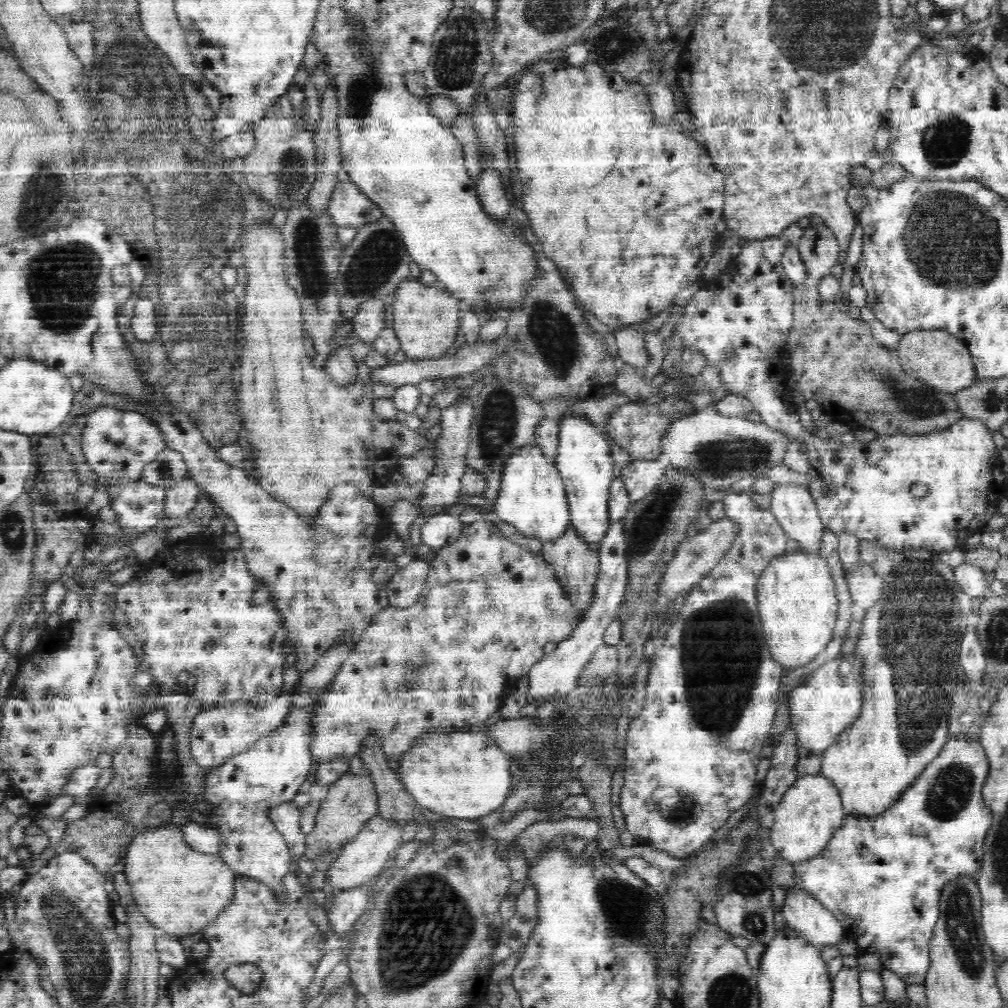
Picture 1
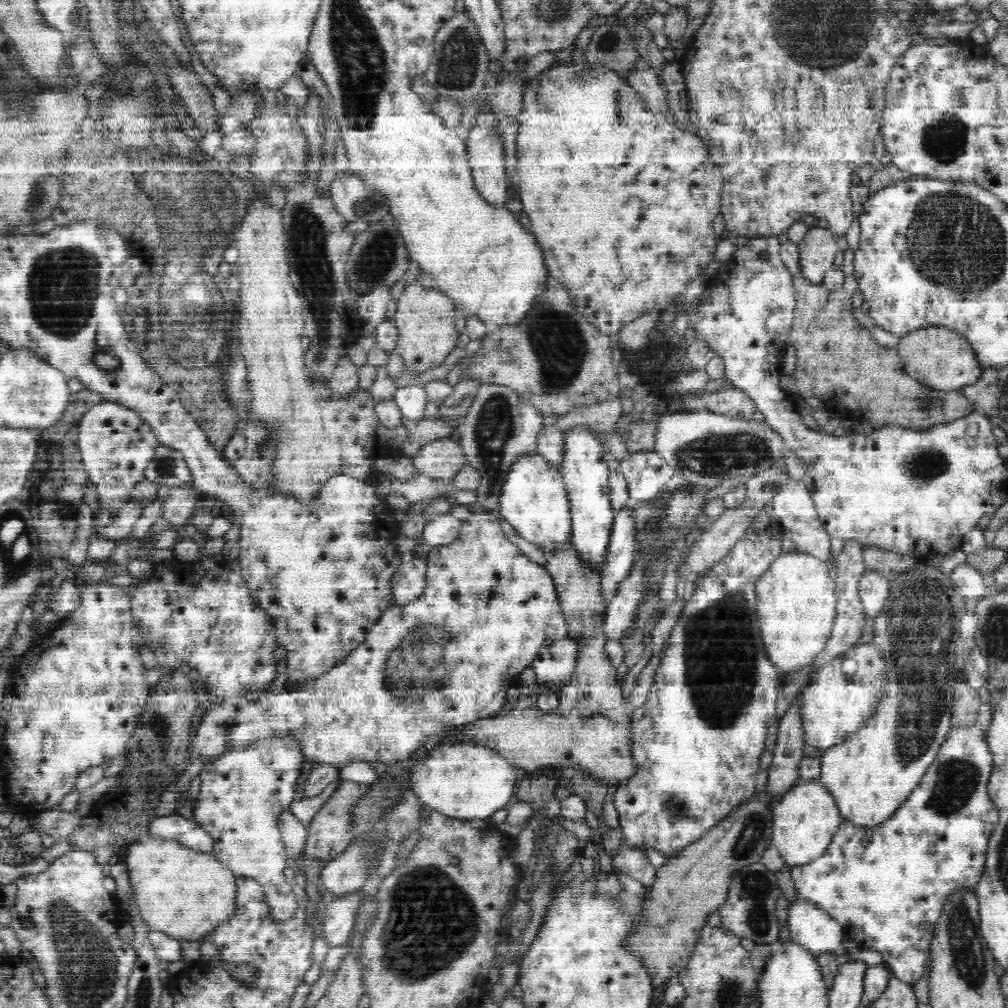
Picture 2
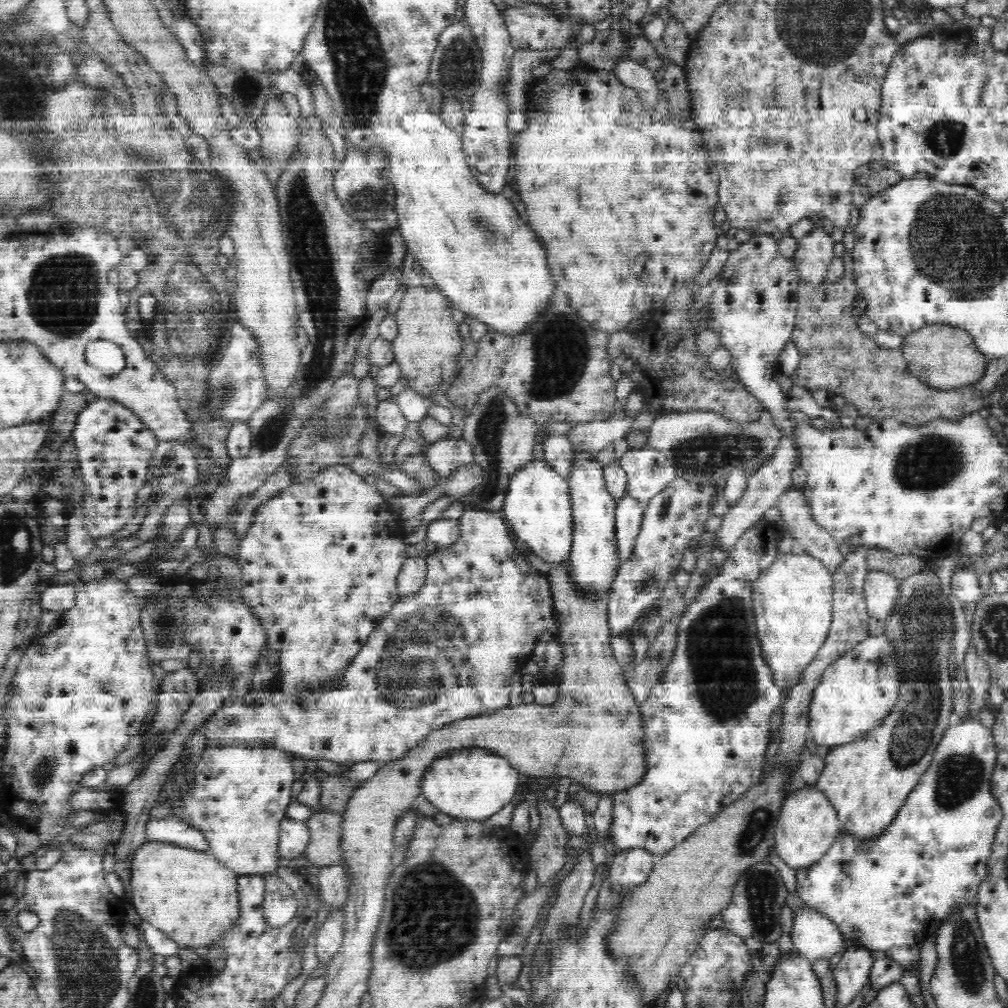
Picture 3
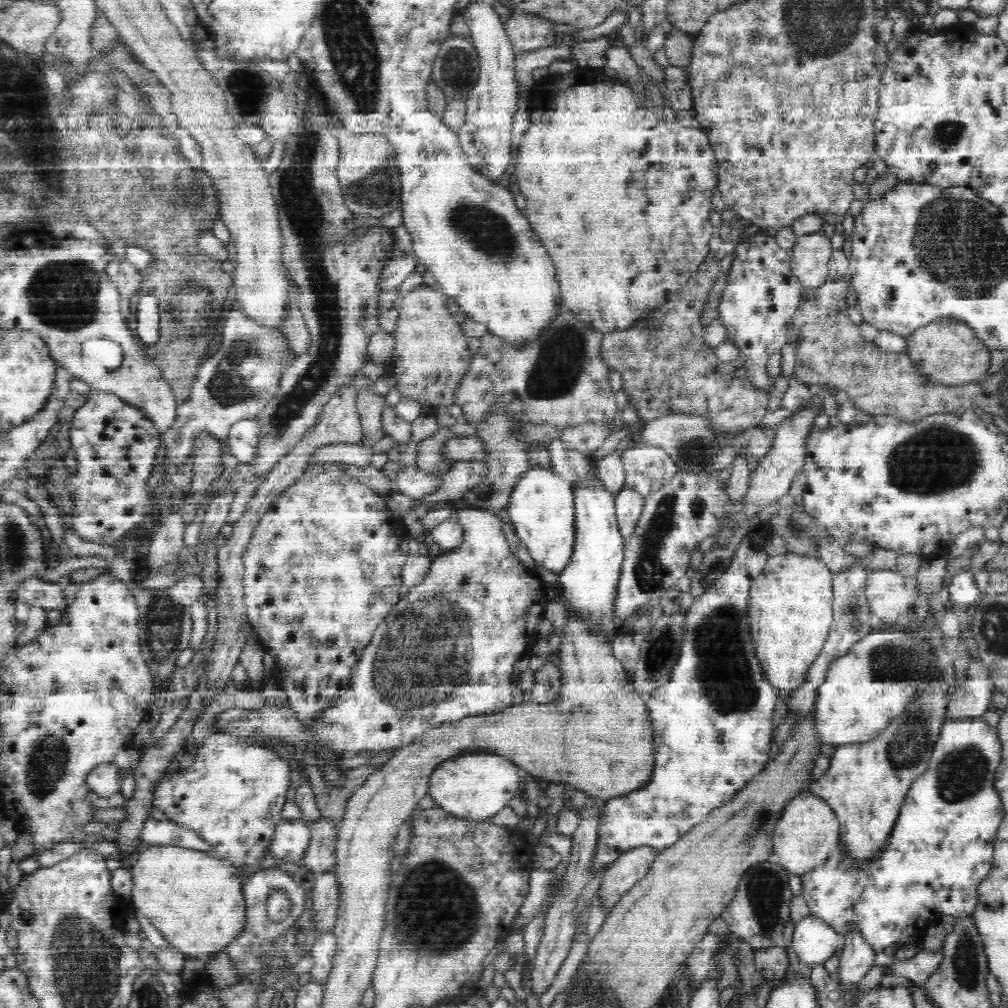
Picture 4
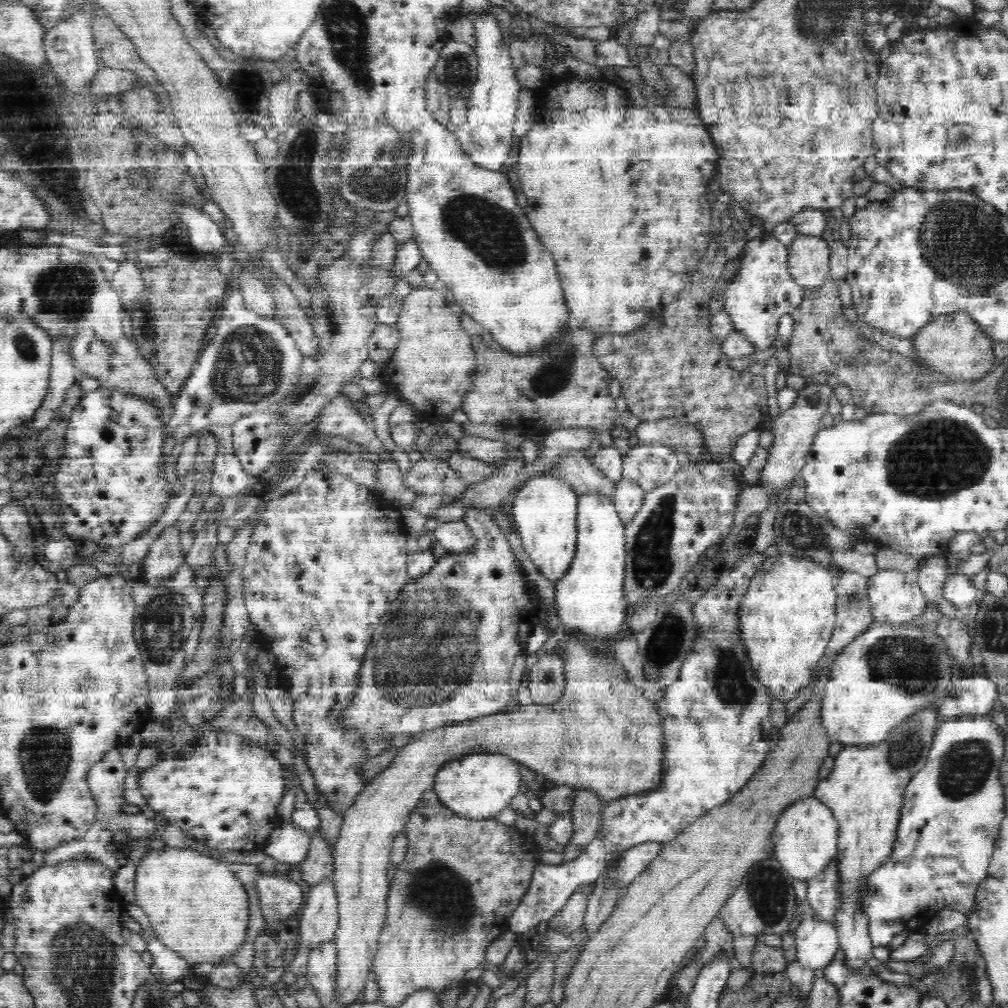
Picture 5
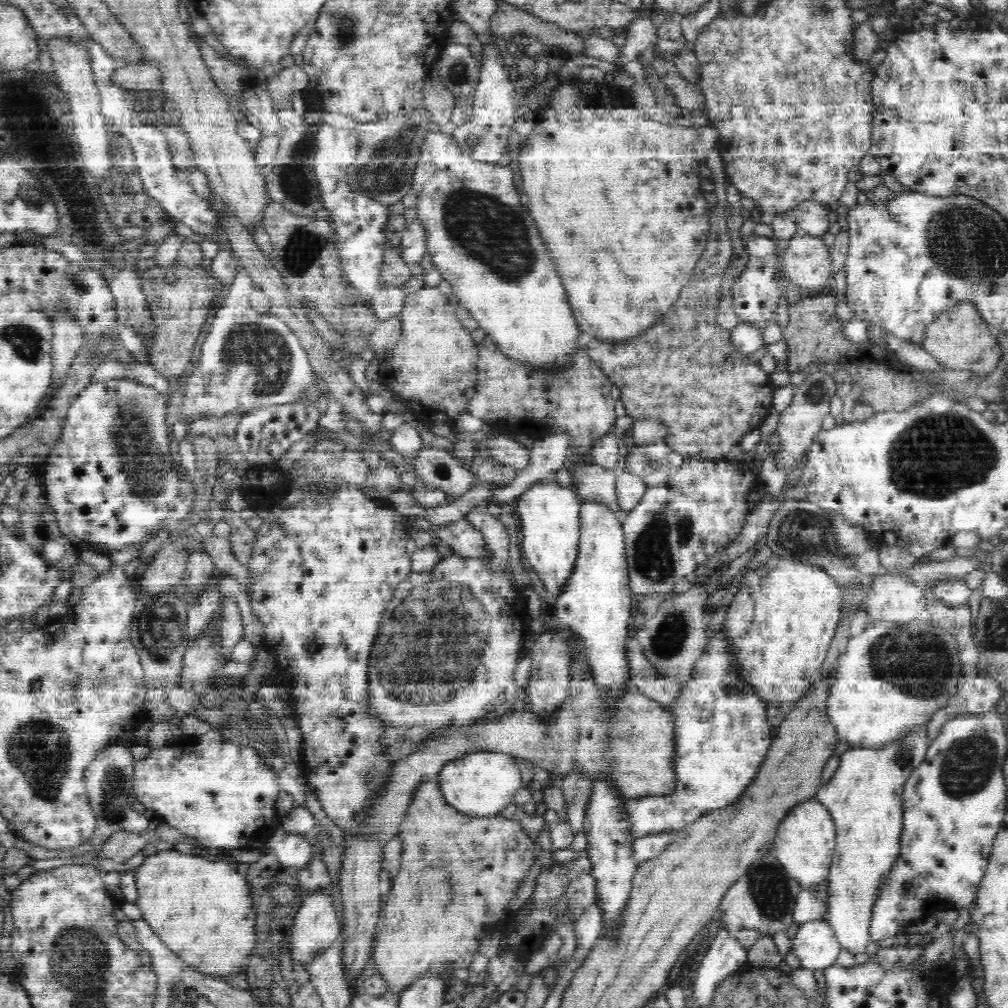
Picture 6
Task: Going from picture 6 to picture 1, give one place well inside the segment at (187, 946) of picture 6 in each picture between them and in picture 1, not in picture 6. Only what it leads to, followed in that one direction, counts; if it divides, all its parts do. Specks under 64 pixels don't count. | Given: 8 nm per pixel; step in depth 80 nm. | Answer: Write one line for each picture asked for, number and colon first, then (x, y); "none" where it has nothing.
1: (181, 891)
2: (188, 894)
3: (191, 896)
4: (195, 901)
5: (197, 906)

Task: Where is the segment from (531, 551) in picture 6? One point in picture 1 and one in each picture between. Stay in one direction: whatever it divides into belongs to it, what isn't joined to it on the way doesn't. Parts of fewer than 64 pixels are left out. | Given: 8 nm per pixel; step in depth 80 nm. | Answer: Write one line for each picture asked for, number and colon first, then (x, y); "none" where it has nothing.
1: (532, 498)
2: (535, 501)
3: (538, 507)
4: (542, 507)
5: (545, 511)

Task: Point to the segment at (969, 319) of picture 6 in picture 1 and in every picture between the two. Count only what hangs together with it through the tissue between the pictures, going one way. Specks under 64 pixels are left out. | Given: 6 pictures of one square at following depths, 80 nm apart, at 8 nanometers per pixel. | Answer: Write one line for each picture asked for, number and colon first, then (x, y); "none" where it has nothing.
1: (936, 357)
2: (939, 357)
3: (942, 355)
4: (948, 349)
5: (954, 343)

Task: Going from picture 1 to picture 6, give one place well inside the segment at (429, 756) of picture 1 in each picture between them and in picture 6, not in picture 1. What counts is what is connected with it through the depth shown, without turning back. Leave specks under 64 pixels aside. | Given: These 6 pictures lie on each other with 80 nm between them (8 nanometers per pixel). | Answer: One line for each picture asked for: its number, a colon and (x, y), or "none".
2: (467, 782)
3: (474, 784)
4: (476, 786)
5: (478, 786)
6: (481, 783)

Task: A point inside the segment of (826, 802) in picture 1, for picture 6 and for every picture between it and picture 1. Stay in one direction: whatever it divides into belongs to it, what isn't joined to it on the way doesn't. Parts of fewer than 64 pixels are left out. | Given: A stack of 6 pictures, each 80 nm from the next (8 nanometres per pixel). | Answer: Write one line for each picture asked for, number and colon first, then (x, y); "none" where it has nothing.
2: (806, 819)
3: (808, 825)
4: (806, 834)
5: (805, 844)
6: (804, 844)

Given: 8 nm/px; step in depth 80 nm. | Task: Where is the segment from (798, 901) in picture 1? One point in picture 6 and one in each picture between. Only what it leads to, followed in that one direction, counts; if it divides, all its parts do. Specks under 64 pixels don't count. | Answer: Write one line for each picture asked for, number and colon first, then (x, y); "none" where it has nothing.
2: (811, 928)
3: (814, 937)
4: (814, 941)
5: (816, 942)
6: (815, 944)

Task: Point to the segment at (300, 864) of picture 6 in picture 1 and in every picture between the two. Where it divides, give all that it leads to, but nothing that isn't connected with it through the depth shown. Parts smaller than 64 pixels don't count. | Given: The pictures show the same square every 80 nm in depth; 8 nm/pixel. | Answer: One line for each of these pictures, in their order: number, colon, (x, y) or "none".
1: (286, 818)
2: (294, 834)
3: (293, 836)
4: (290, 840)
5: (289, 845)

